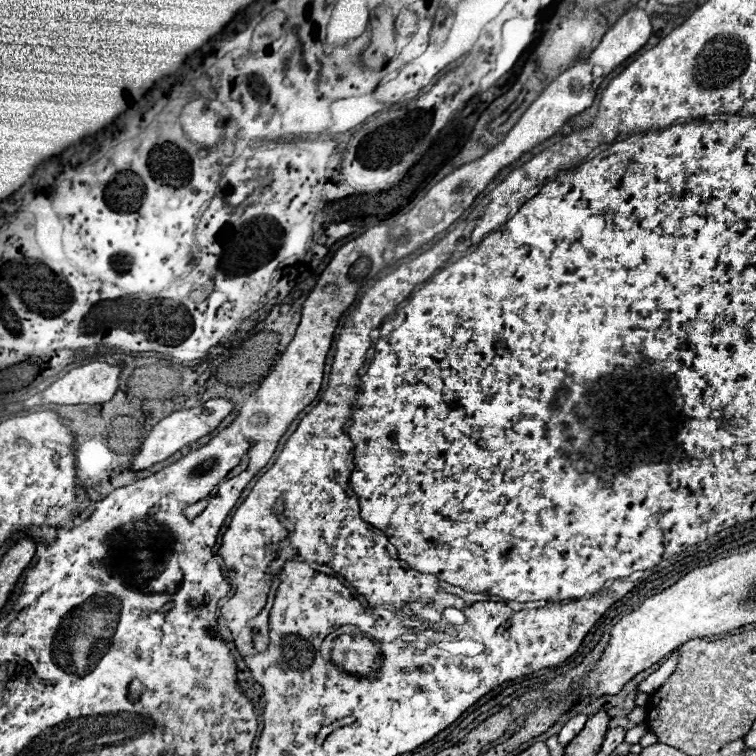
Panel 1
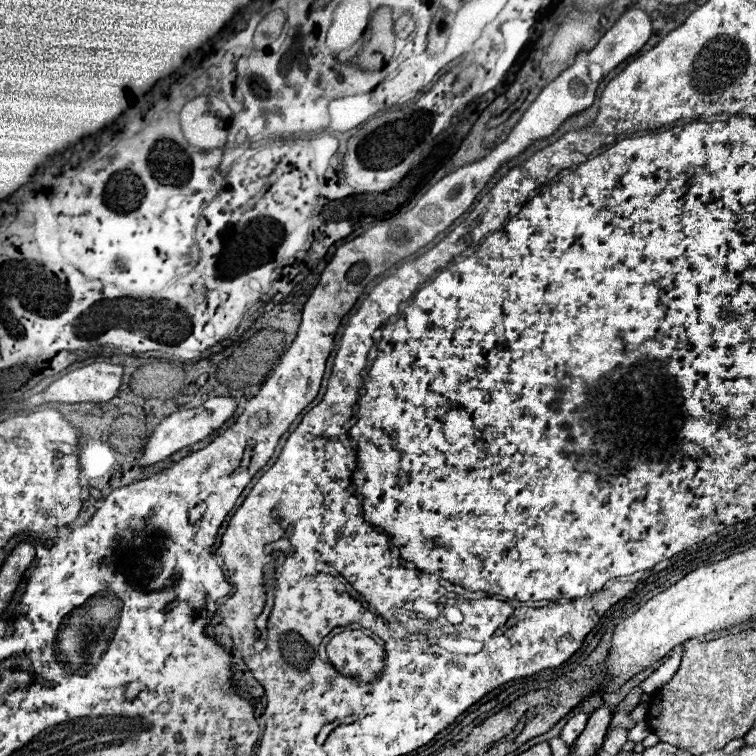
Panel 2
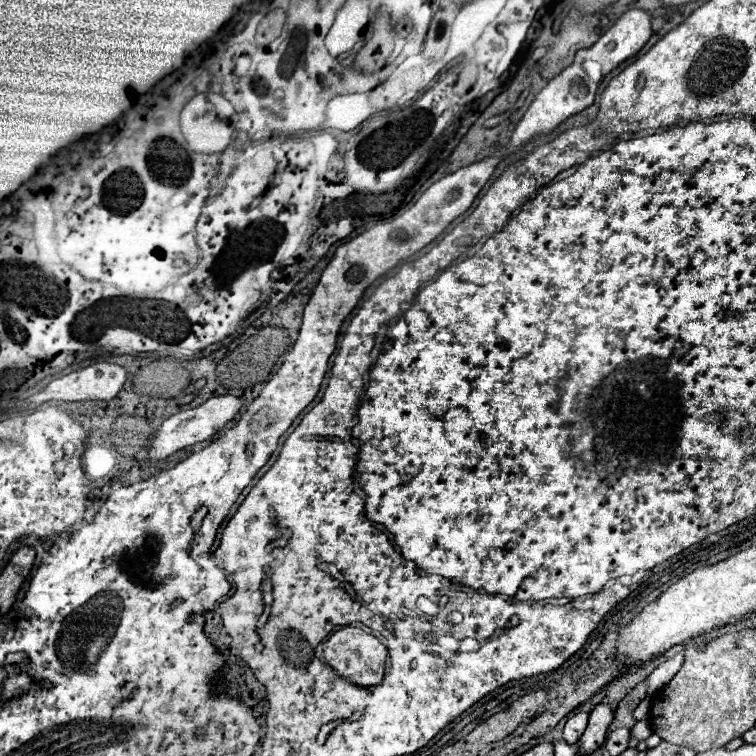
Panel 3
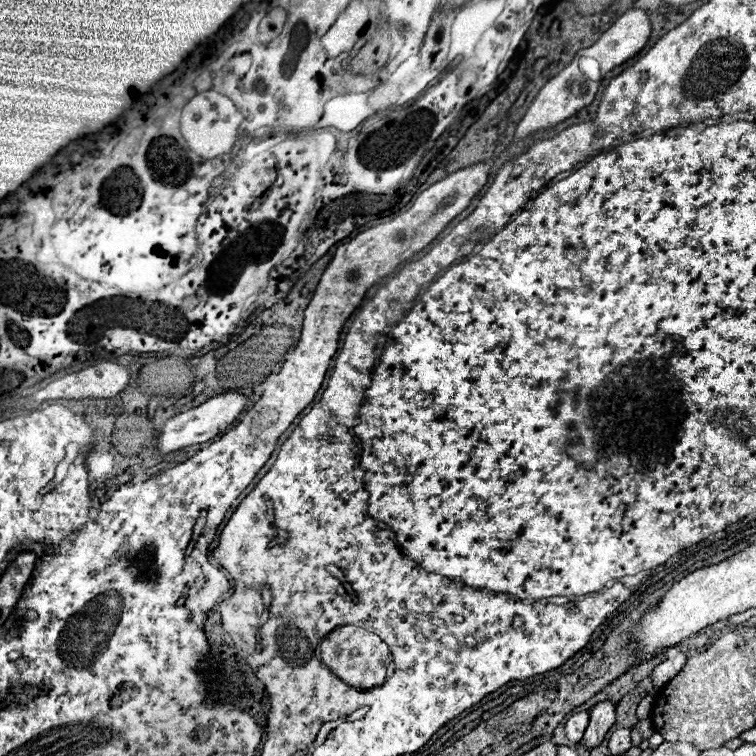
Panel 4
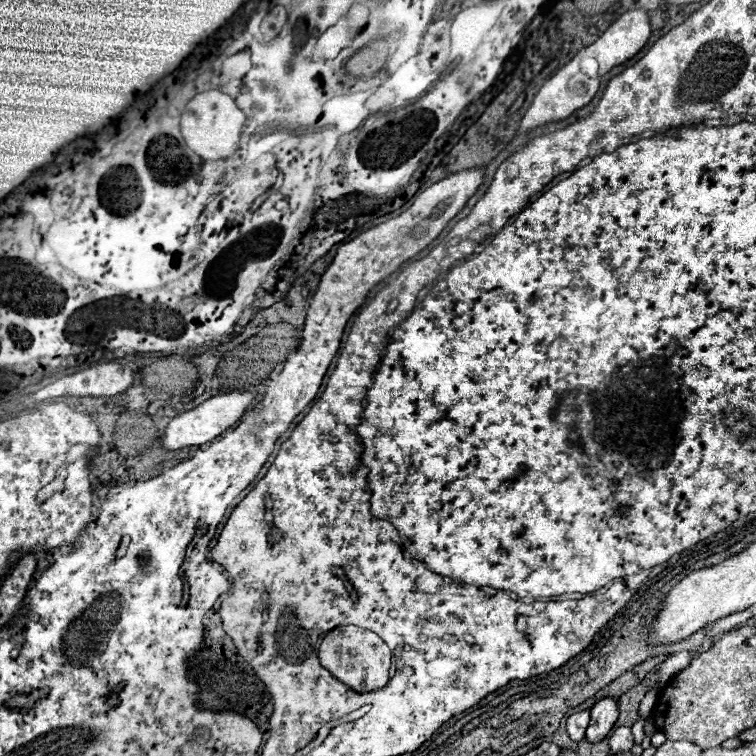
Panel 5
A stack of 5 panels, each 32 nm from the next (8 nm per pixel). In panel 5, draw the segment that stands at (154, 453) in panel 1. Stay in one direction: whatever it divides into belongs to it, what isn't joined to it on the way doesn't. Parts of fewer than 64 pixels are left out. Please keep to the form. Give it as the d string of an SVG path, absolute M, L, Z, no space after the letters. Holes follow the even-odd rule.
M256 392L218 394L218 396L202 402L200 406L178 414L176 418L170 420L170 424L166 428L166 434L162 436L162 448L166 448L166 450L180 450L180 448L200 446L200 444L206 444L206 442L214 440L216 436L220 436L224 430L228 430L230 426L234 426L242 418L242 414L254 402L254 398L256 398Z

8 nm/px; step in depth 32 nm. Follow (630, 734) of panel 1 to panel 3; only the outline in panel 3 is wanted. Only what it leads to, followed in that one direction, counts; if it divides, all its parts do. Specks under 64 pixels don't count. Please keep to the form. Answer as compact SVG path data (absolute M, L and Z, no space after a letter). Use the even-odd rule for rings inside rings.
M650 720L638 721L630 732L631 738L637 738L640 741L646 740L653 733Z

